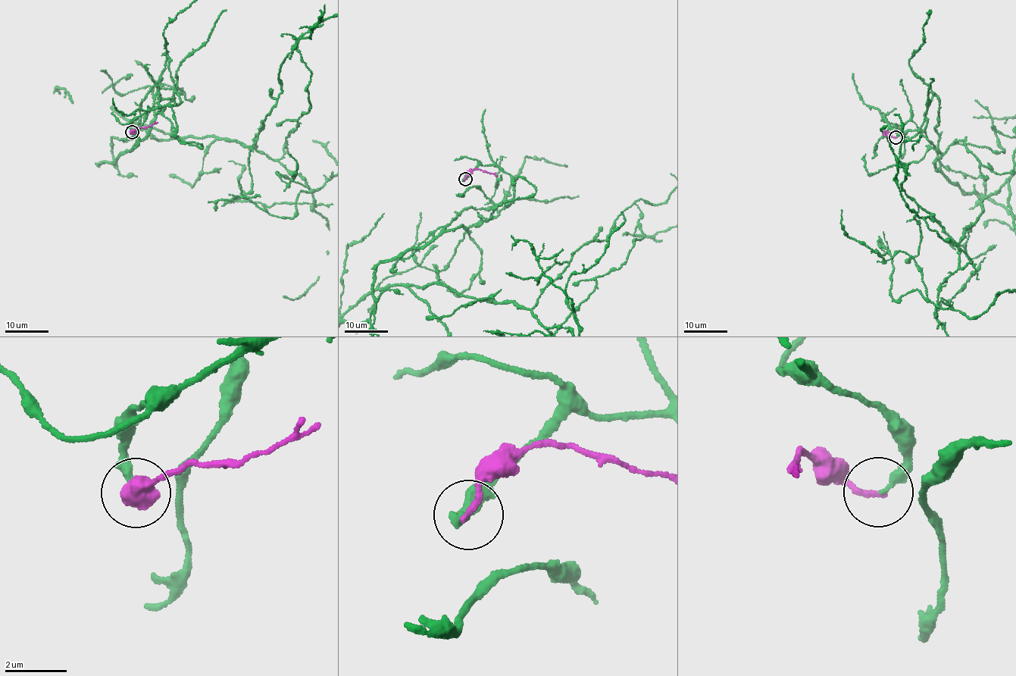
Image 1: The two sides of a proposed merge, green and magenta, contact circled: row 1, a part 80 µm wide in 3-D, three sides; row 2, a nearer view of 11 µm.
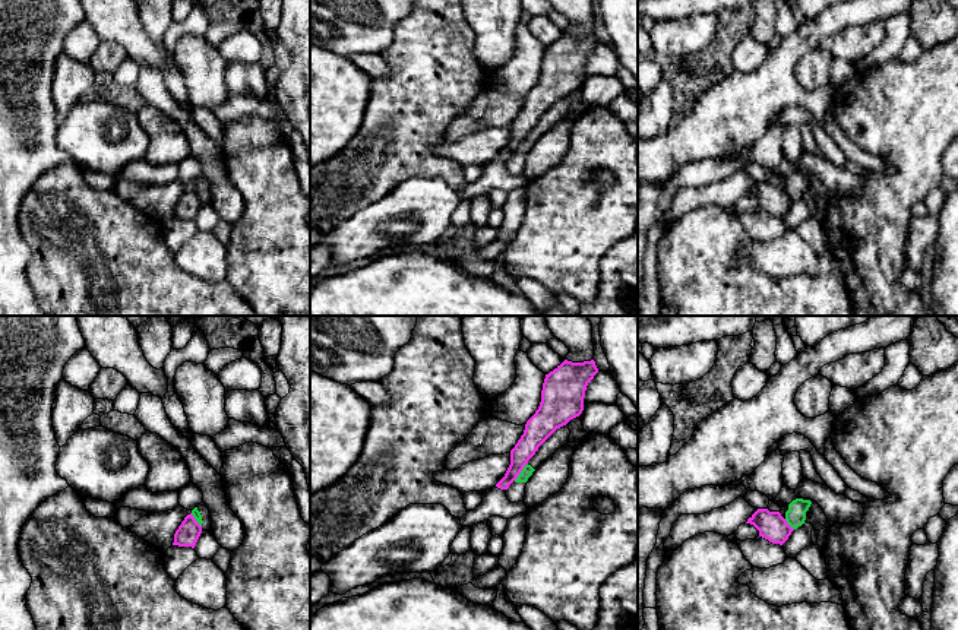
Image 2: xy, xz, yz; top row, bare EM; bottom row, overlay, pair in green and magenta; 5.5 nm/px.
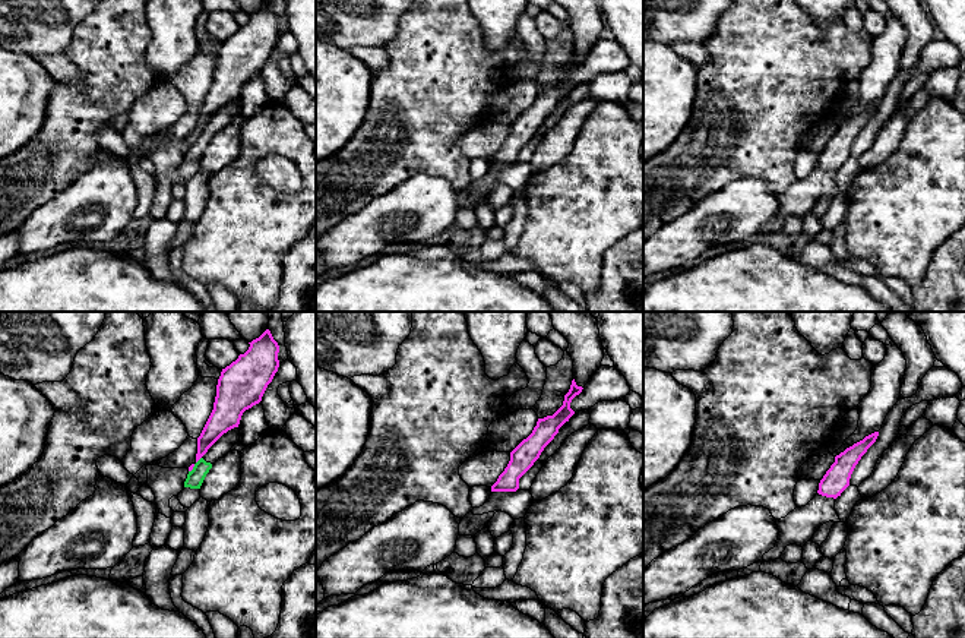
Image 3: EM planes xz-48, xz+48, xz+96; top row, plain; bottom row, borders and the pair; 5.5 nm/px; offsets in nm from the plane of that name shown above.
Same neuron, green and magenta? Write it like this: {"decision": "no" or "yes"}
{"decision": "no"}

